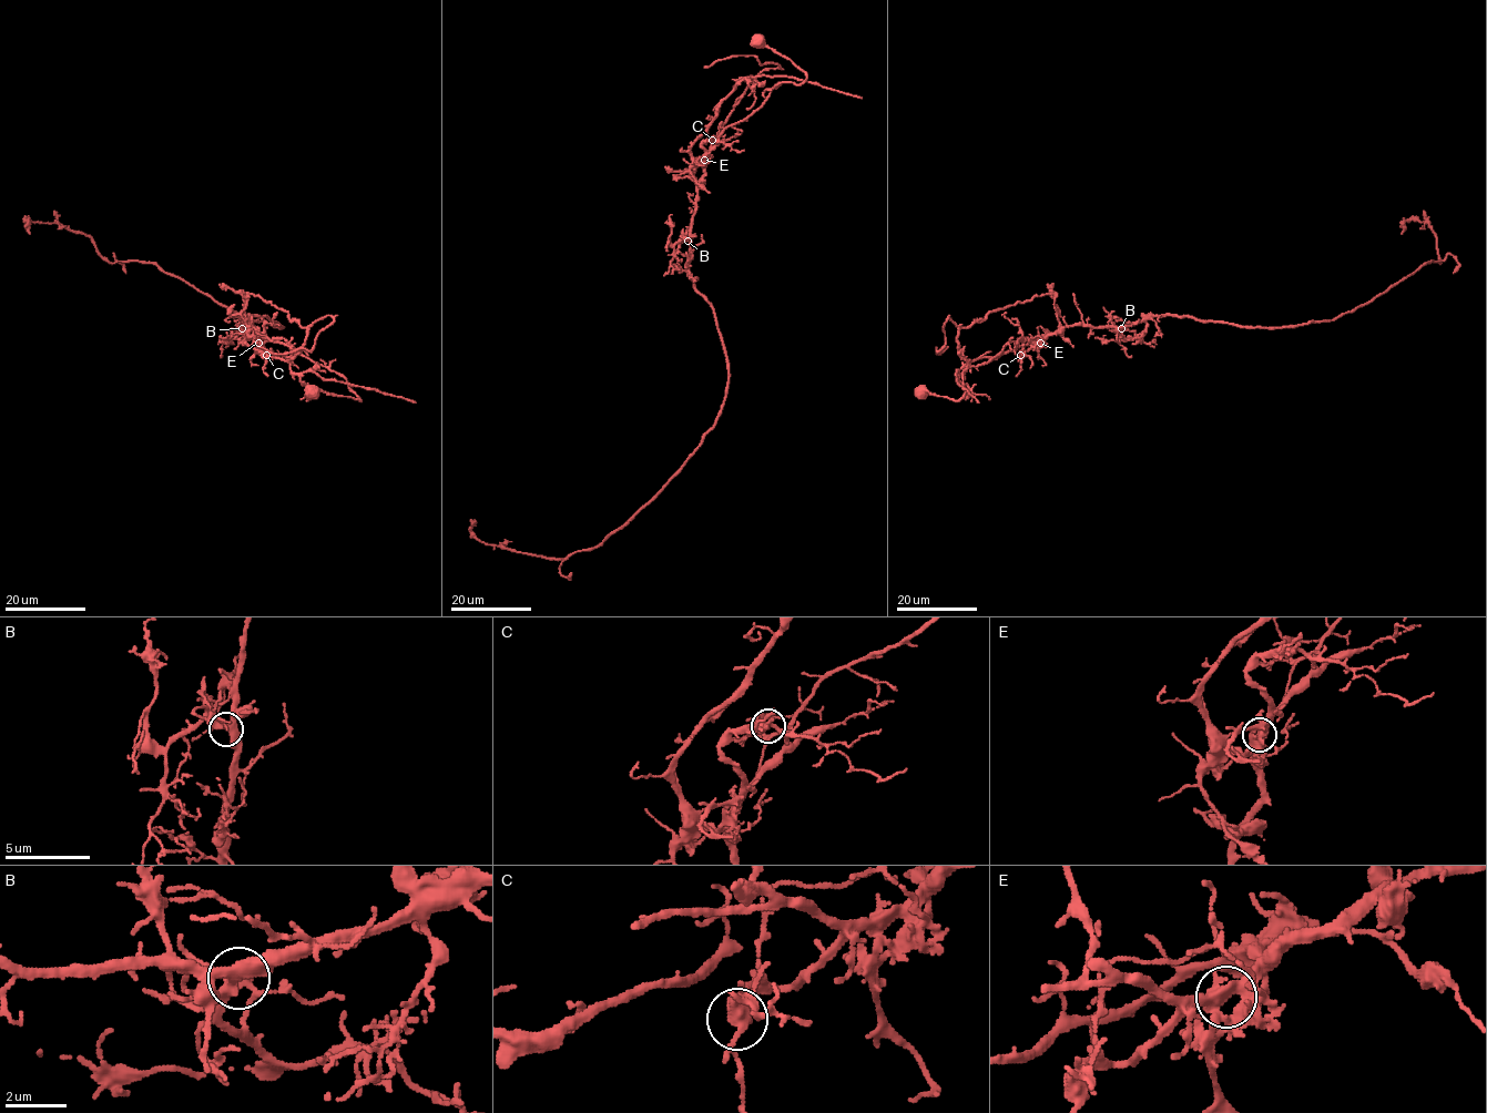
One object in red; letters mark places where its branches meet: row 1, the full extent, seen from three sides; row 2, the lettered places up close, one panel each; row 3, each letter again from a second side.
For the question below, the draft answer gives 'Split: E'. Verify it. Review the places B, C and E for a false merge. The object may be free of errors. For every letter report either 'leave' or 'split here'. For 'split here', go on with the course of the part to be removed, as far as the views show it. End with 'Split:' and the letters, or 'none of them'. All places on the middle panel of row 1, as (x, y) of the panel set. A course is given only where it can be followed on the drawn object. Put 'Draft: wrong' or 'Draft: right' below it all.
B: leave
C: leave
E: split here | (704, 160), (701, 164), (690, 152), (692, 143), (719, 103), (742, 79), (780, 67), (743, 55), (704, 68)
Split: E
Draft: right

